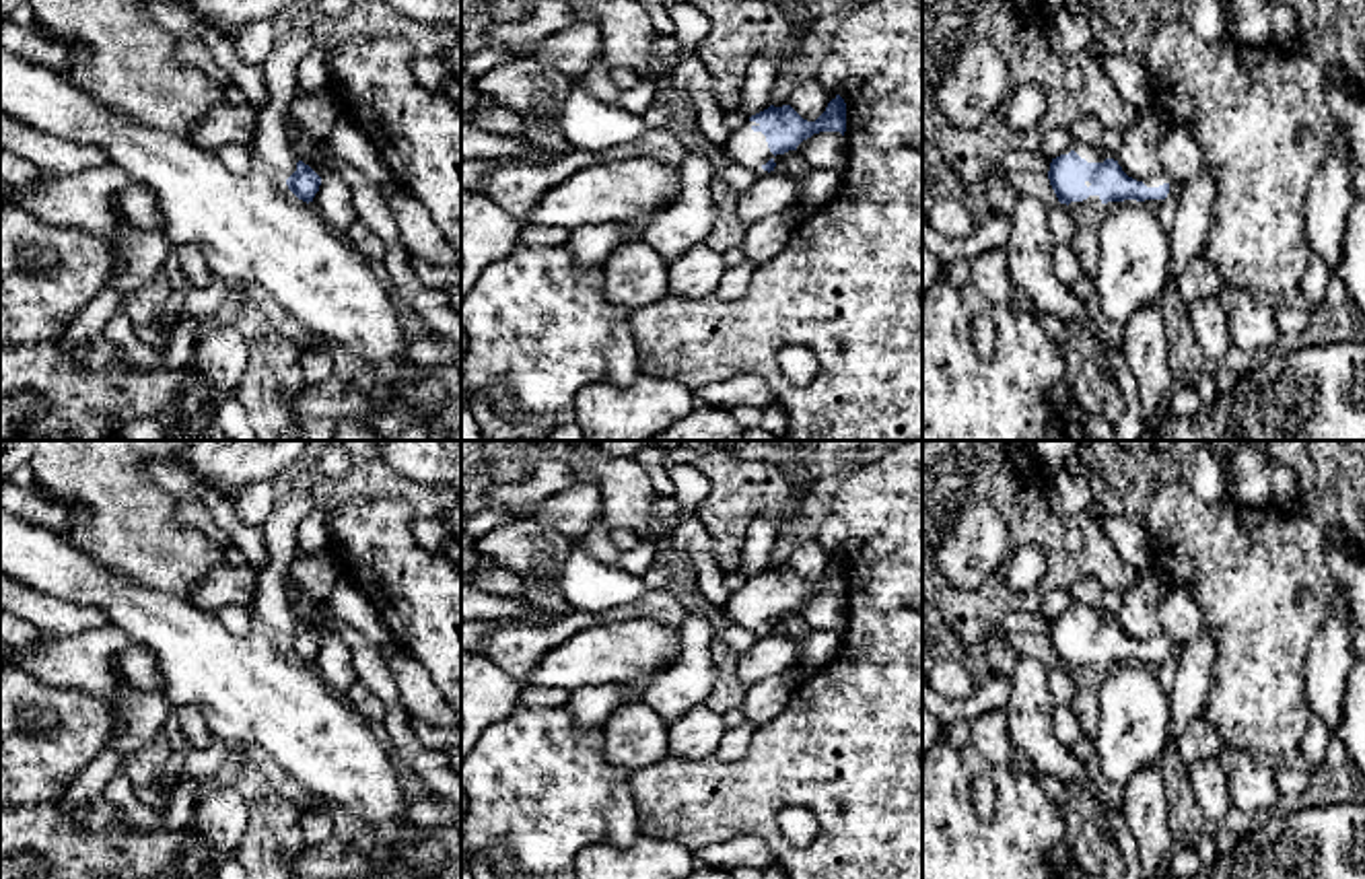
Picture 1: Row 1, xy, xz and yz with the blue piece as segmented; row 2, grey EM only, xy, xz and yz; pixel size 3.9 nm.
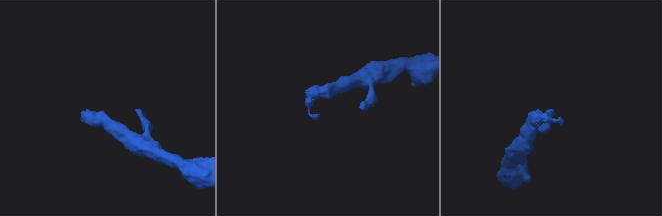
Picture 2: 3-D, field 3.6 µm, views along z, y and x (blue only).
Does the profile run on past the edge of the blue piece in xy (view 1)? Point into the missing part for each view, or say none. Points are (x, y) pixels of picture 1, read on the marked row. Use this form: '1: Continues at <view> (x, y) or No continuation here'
1: No continuation here

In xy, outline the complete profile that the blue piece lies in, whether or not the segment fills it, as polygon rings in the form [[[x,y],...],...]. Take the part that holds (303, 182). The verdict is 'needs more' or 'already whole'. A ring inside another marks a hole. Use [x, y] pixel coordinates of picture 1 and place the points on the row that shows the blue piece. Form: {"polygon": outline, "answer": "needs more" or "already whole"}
{"polygon": [[[303,161],[296,163],[296,171],[286,179],[288,189],[303,202],[313,202],[319,191],[321,177]]], "answer": "already whole"}

